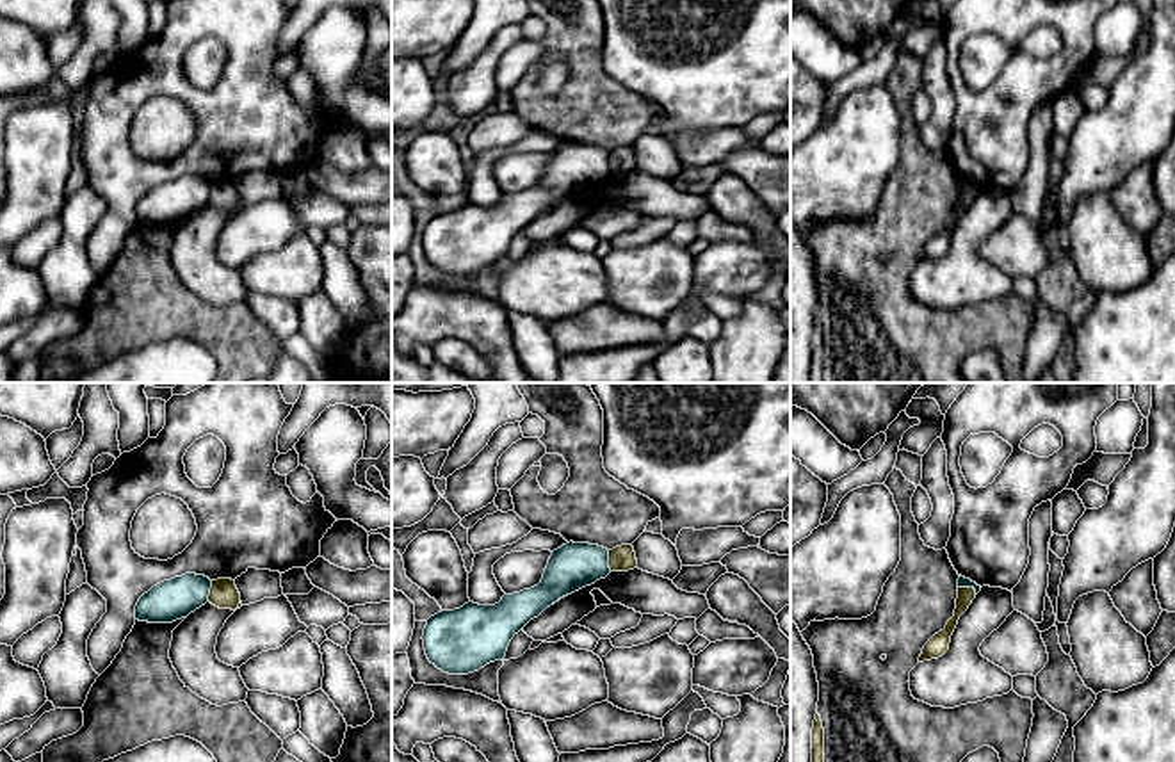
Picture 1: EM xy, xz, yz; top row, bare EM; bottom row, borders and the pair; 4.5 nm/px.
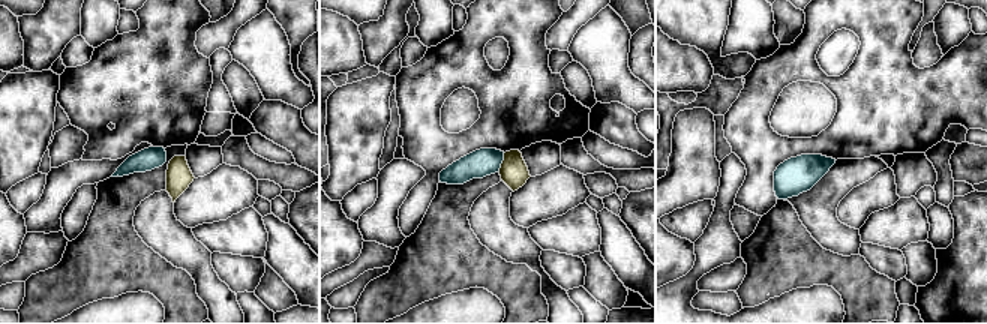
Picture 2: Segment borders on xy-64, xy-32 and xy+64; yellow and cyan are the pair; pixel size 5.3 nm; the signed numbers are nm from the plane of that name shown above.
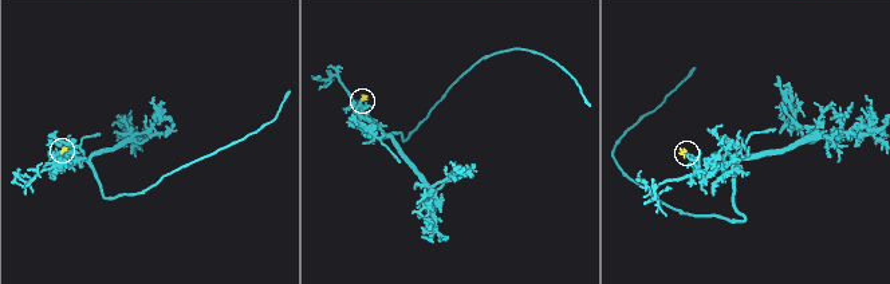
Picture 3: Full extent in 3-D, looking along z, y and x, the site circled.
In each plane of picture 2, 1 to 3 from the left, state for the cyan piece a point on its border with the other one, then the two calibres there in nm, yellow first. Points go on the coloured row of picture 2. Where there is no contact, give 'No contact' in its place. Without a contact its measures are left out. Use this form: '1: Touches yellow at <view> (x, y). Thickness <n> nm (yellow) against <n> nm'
1: No contact
2: Touches yellow at xy-32 (503, 162). Thickness 150 nm (yellow) against 150 nm
3: No contact

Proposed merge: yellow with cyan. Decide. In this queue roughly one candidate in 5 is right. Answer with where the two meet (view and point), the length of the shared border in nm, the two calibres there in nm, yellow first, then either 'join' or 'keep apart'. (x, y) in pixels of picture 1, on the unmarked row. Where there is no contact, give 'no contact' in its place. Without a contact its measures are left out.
yz (969, 189) | 90 nm | 80/50 nm | keep apart

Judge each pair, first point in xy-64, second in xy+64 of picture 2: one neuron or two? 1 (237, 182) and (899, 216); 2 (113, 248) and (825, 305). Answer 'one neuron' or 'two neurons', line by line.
1: two neurons
2: two neurons

